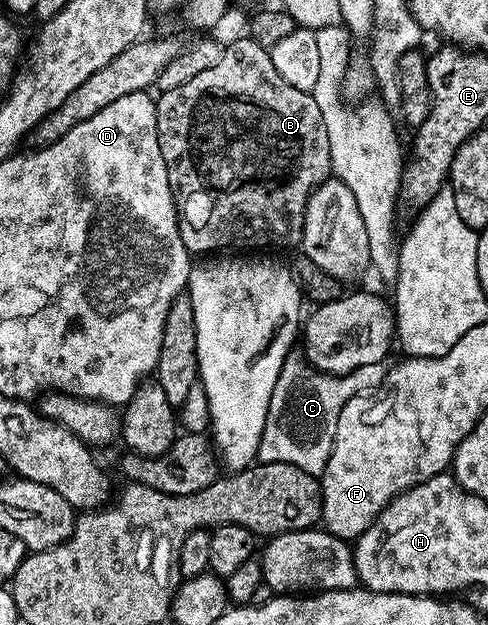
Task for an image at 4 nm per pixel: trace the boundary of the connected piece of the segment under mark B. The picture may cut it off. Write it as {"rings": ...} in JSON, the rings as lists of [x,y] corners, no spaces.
{"rings":[[[243,38],[243,40],[237,40],[230,48],[226,47],[221,53],[219,62],[215,62],[215,66],[209,67],[207,70],[203,70],[203,74],[195,74],[195,78],[191,78],[191,82],[183,82],[183,86],[175,86],[175,90],[167,90],[161,92],[156,97],[157,101],[157,133],[159,134],[159,150],[163,154],[163,162],[167,166],[167,178],[169,179],[169,185],[173,191],[173,201],[177,207],[177,225],[181,231],[181,237],[183,242],[187,246],[187,250],[191,254],[197,254],[197,252],[209,252],[205,254],[213,254],[216,248],[225,248],[221,250],[241,250],[237,248],[265,248],[268,244],[293,244],[296,245],[301,238],[301,231],[303,230],[303,222],[305,221],[305,211],[307,210],[307,202],[309,201],[309,195],[324,182],[324,180],[330,179],[331,176],[331,146],[327,142],[327,126],[323,126],[323,114],[319,114],[319,106],[315,102],[312,92],[304,92],[303,90],[295,90],[295,86],[290,86],[279,75],[279,70],[275,70],[275,62],[271,62],[269,57],[269,49],[264,48],[261,45],[257,45],[256,42],[250,38]]]}

